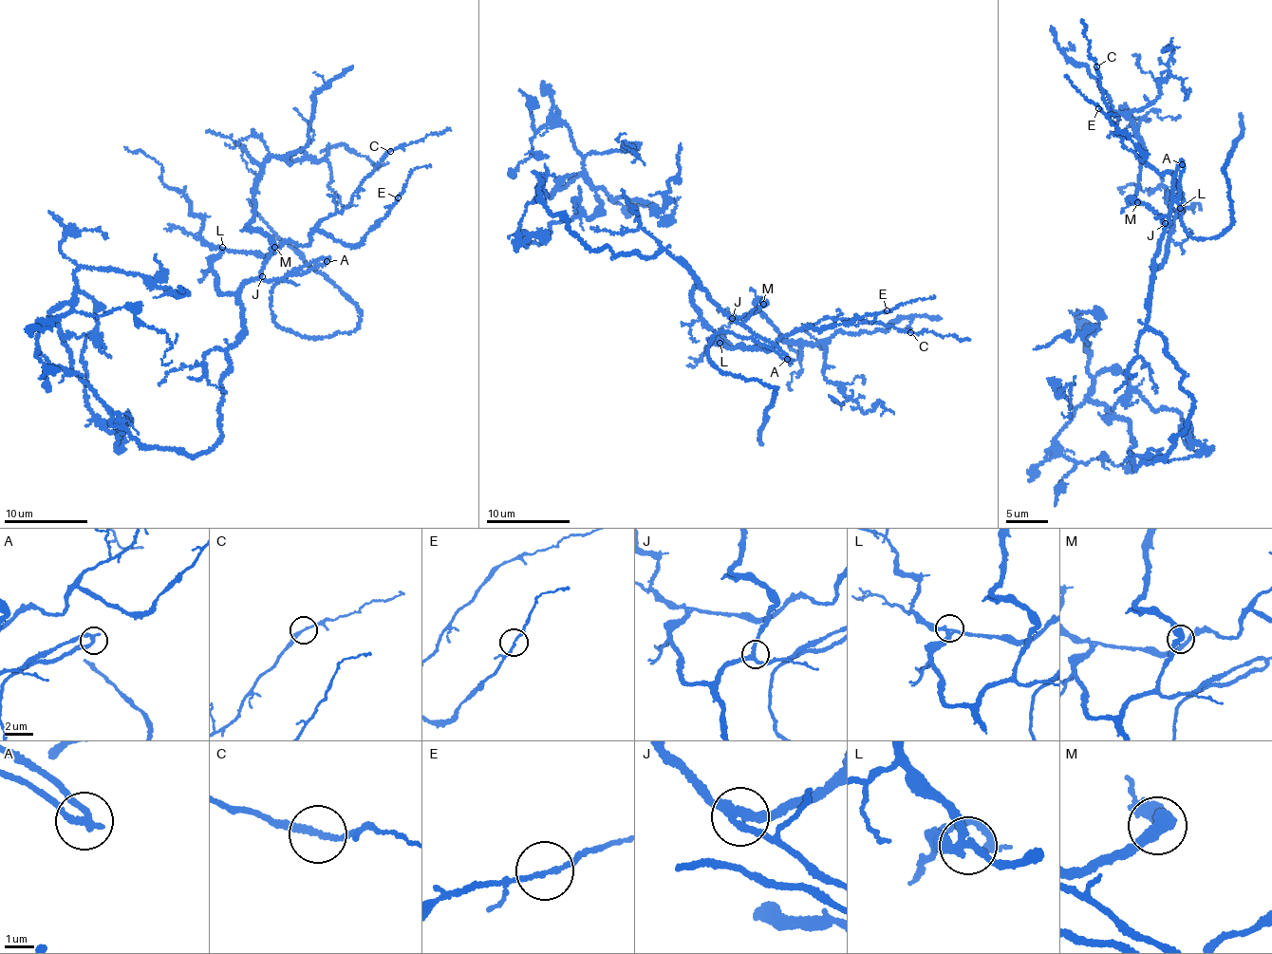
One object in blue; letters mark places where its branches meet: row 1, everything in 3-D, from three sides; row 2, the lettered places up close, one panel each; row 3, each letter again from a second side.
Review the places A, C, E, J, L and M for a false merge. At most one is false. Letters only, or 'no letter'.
no letter

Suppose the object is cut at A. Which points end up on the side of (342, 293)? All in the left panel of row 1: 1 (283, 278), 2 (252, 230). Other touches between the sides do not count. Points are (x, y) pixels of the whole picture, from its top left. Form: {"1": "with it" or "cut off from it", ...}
{"1": "cut off from it", "2": "cut off from it"}

